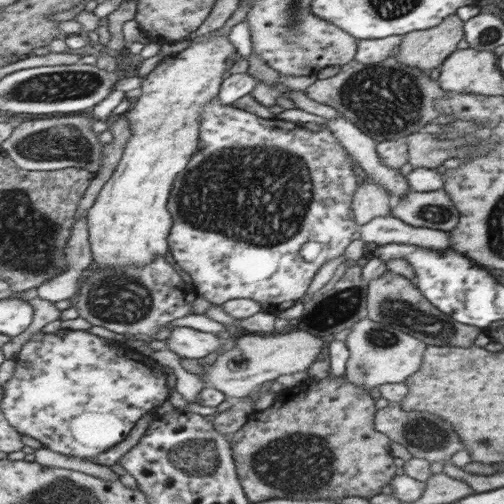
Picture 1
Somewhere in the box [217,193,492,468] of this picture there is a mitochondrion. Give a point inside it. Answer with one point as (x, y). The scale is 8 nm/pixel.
(390, 308)

